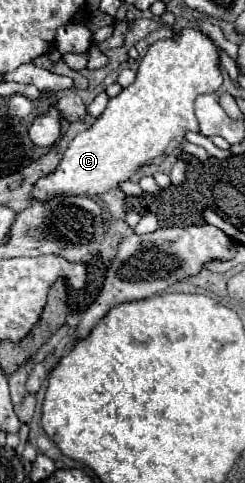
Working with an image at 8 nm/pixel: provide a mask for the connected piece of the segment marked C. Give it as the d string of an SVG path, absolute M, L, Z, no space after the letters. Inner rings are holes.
M183 28L171 38L157 40L149 46L147 54L141 58L137 78L119 96L111 98L105 112L93 122L89 130L77 134L57 168L57 172L39 178L33 196L51 198L57 194L103 194L115 188L119 182L129 180L135 168L143 164L161 164L181 142L185 132L199 132L197 118L193 116L193 102L201 94L213 94L223 84L223 74L219 68L219 48L215 42L197 28Z

